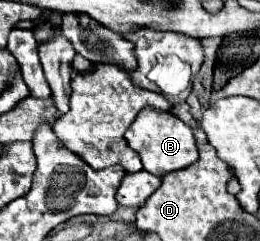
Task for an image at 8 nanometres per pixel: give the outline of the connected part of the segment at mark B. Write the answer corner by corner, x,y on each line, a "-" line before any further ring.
144,108
136,116
136,120
132,122
132,126
128,128
124,136
130,148
134,148
140,154
144,170
148,170
154,176
164,176
168,172
186,168
198,160
198,148
194,142
192,128
186,126
180,118
176,118
170,112
158,112
154,108

